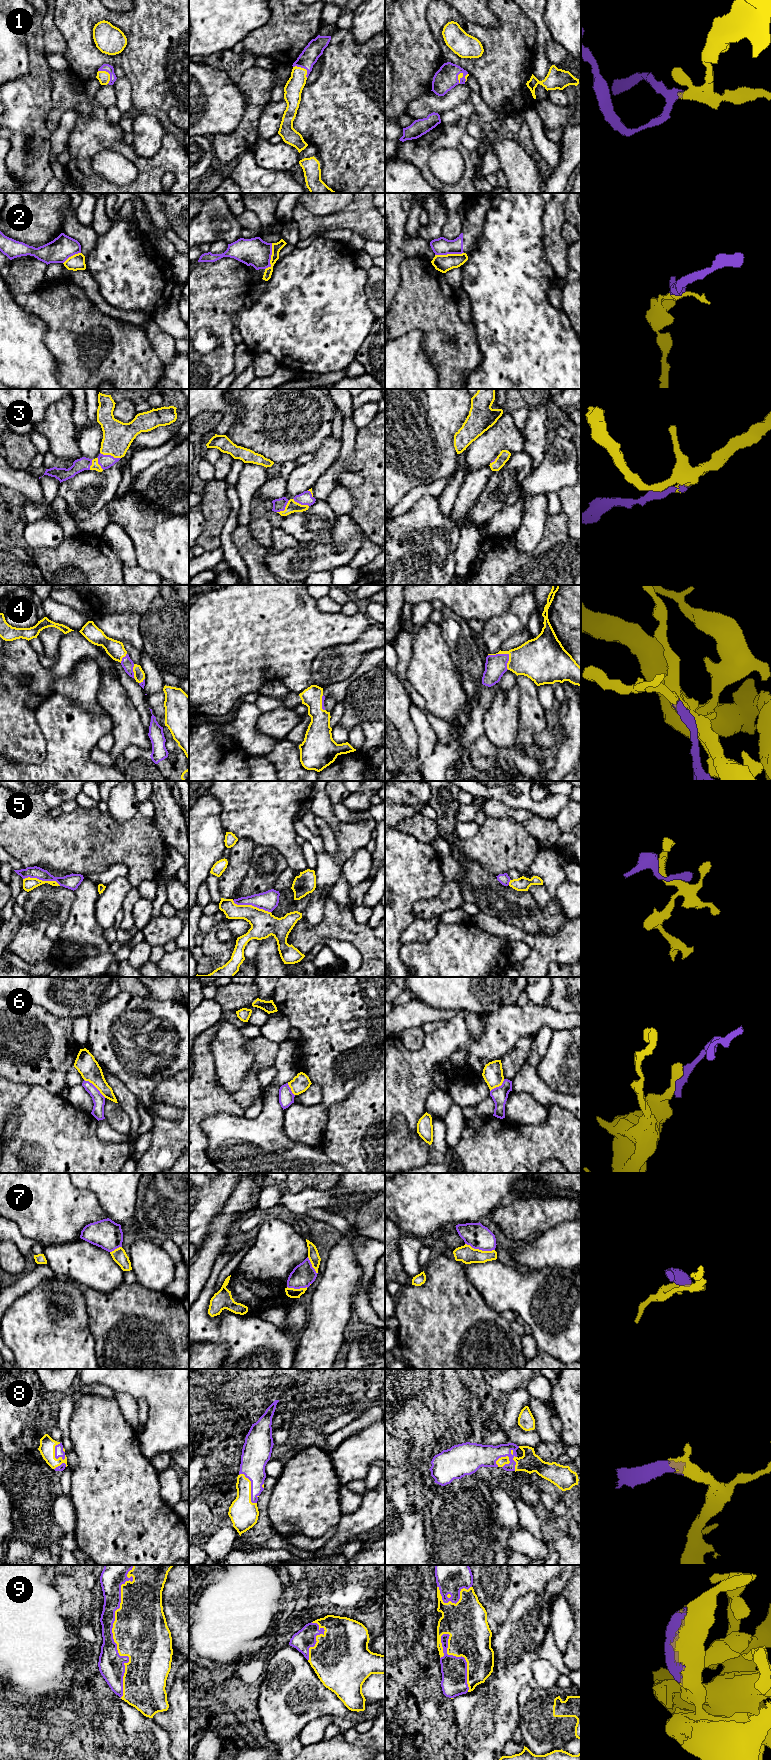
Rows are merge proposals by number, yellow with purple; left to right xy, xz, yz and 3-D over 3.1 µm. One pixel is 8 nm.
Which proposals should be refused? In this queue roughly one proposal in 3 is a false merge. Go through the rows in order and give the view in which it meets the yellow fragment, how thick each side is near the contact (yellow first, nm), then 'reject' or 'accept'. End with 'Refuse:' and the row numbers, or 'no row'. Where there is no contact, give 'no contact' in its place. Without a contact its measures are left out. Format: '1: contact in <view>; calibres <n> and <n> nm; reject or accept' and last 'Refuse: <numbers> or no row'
1: contact in xy; calibres 100 and 70 nm; accept
2: contact in xz; calibres 80 and 220 nm; reject
3: contact in xy; calibres 240 and 110 nm; accept
4: contact in yz; calibres 300 and 180 nm; accept
5: contact in xz; calibres 200 and 160 nm; reject
6: contact in xy; calibres 170 and 100 nm; reject
7: contact in yz; calibres 140 and 200 nm; reject
8: contact in xz; calibres 220 and 200 nm; accept
9: contact in xy; calibres 440 and 200 nm; accept
Refuse: 2, 5, 6, 7

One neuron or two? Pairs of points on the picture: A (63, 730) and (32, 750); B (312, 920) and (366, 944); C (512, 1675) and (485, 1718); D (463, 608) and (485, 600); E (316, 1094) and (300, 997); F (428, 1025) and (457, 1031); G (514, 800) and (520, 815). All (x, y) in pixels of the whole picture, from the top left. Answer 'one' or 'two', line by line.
A: two
B: two
C: one
D: one
E: two
F: two
G: two

